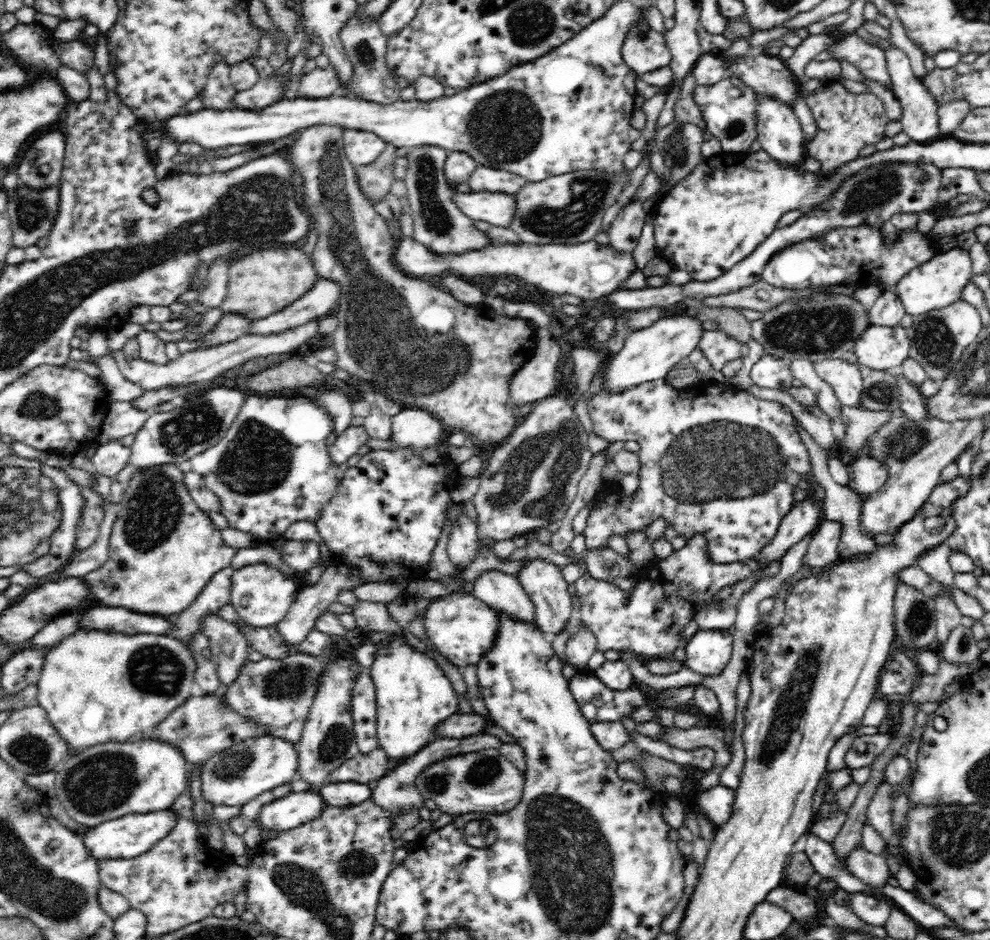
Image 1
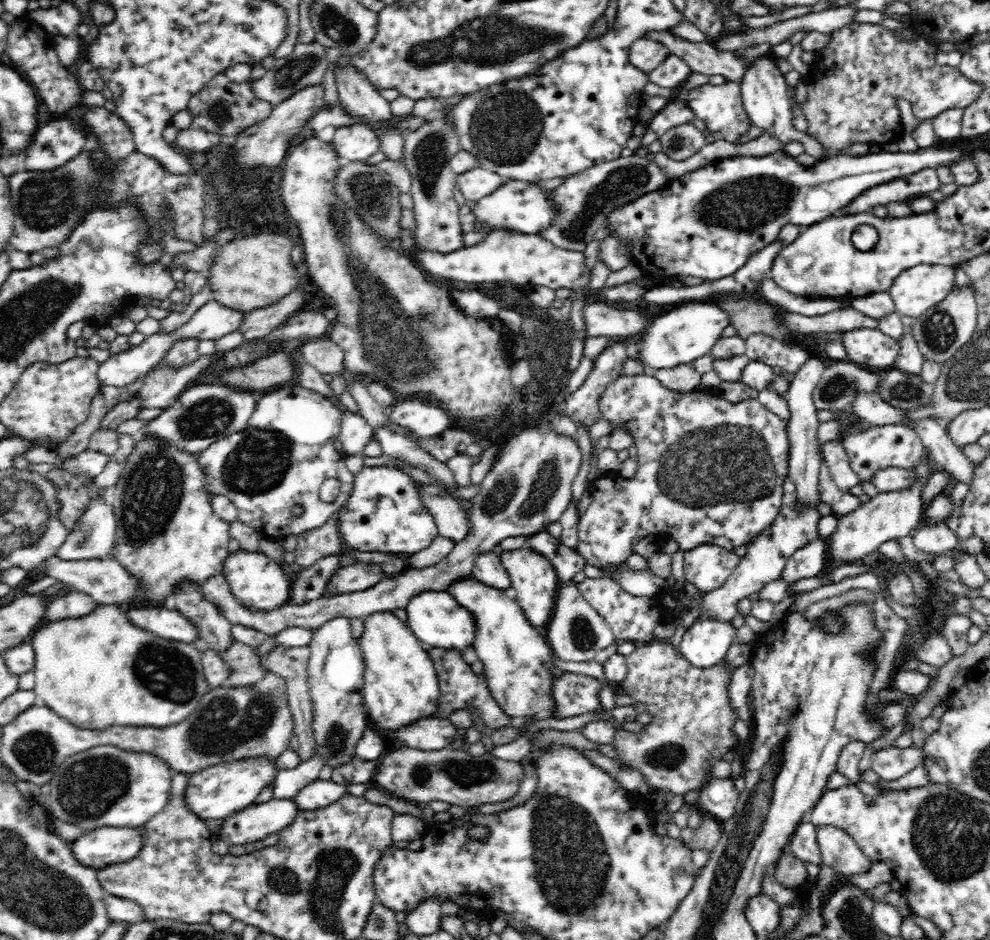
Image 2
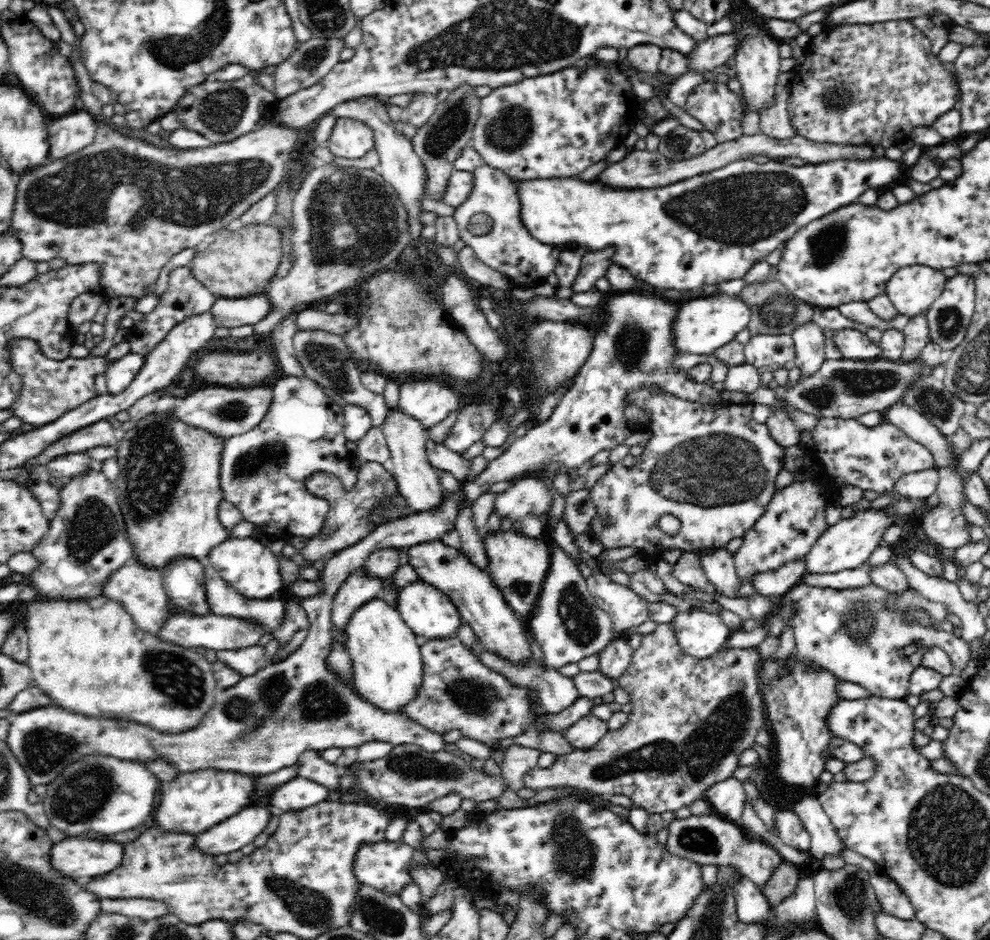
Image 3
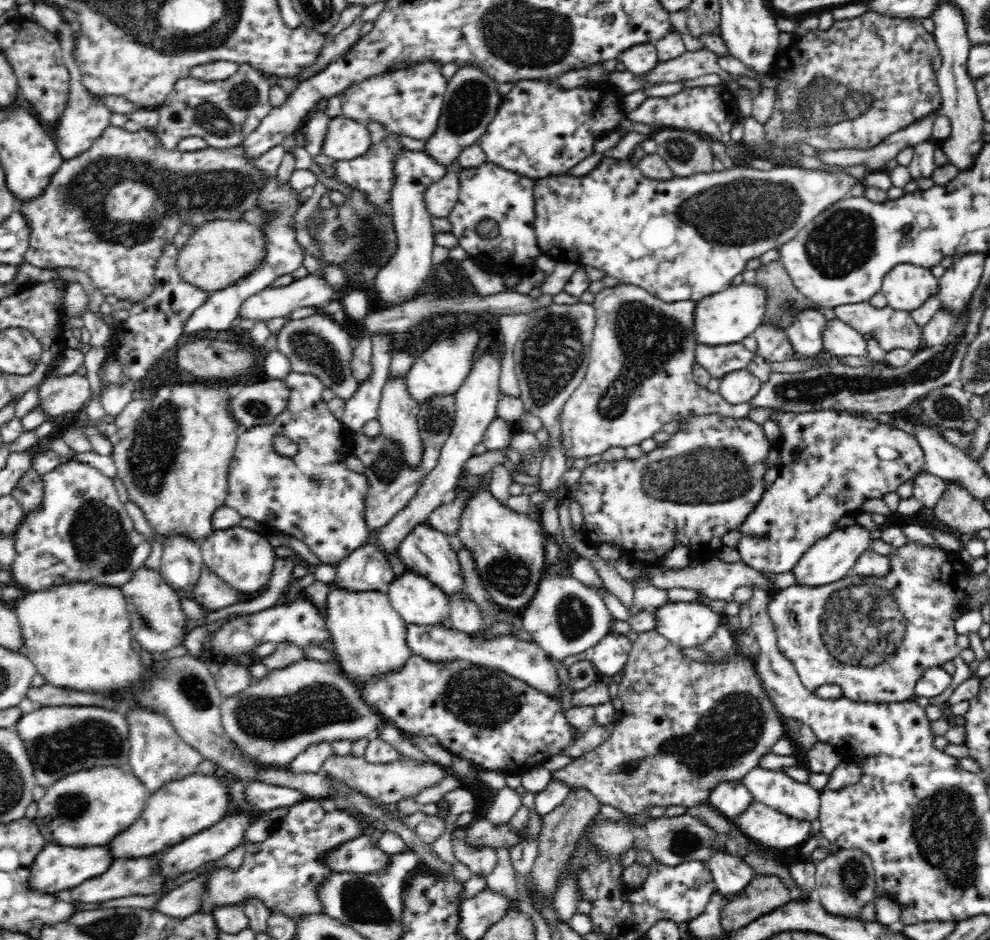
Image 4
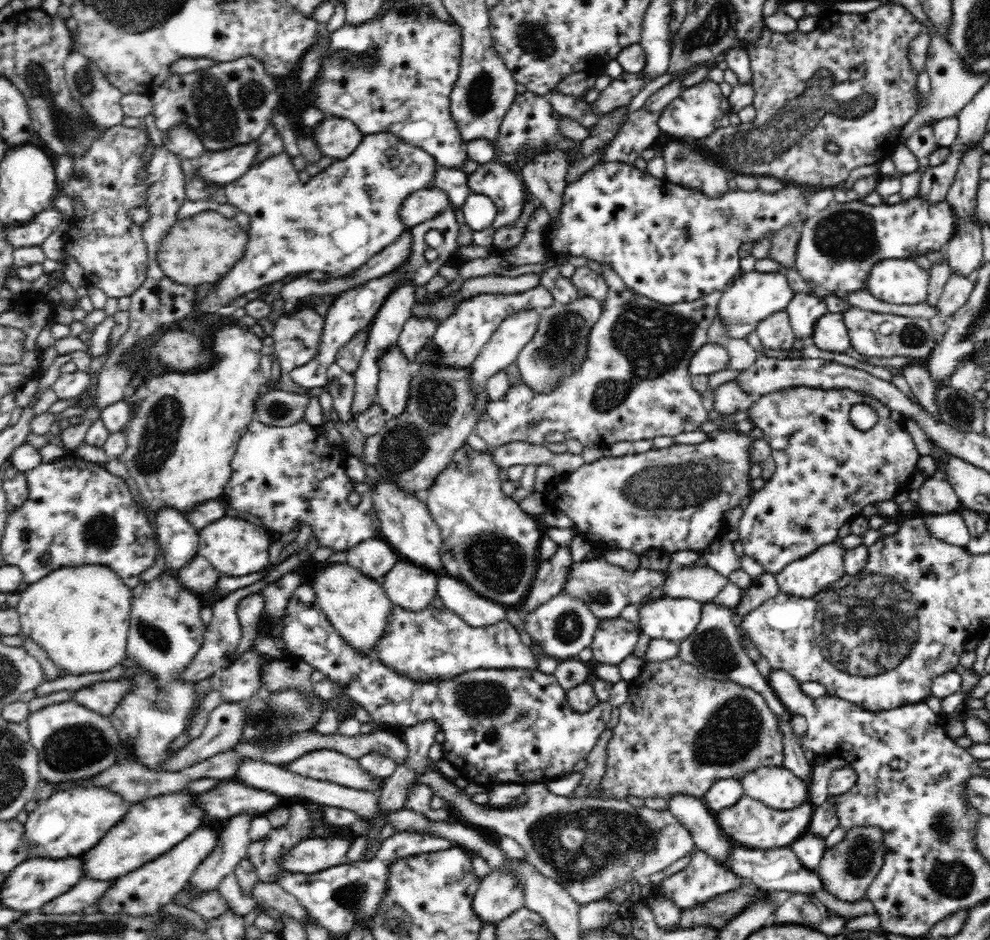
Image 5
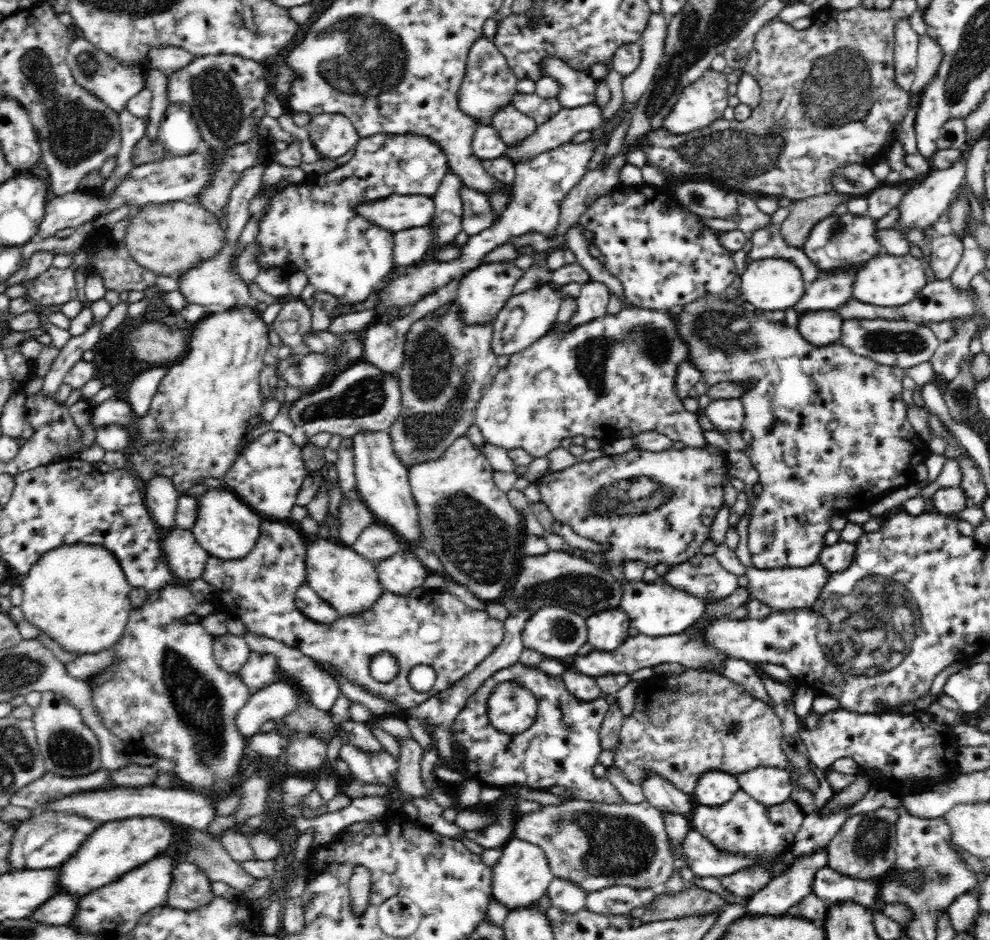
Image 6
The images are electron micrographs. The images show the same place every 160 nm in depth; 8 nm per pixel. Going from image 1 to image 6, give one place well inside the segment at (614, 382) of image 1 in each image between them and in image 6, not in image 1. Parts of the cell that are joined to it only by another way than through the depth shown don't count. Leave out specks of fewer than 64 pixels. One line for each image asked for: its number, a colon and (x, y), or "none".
2: (687, 332)
3: (703, 324)
4: (729, 316)
5: (752, 296)
6: (769, 284)

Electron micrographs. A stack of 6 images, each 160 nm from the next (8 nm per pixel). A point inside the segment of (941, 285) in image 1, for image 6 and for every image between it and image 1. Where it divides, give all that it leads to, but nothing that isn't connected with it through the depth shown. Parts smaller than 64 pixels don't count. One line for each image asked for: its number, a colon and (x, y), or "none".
2: (916, 290)
3: (913, 289)
4: (906, 287)
5: (900, 281)
6: (888, 280)

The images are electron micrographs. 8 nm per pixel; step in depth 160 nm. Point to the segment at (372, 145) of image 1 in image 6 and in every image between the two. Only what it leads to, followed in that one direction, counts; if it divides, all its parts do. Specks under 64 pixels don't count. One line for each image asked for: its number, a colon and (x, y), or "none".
2: (356, 142)
3: (350, 138)
4: (346, 139)
5: (336, 137)
6: (333, 135)

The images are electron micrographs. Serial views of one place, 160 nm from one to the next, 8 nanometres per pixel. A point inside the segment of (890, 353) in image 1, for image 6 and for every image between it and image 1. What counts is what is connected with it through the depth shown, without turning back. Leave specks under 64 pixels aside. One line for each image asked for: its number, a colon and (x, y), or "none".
2: (870, 348)
3: (854, 344)
4: (840, 340)
5: (829, 333)
6: (821, 328)

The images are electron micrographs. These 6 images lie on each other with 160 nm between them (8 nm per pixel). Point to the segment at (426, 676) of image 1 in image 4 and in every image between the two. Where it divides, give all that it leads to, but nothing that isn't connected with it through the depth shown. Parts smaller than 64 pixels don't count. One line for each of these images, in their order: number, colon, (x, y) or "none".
2: (400, 685)
3: (385, 658)
4: (369, 635)

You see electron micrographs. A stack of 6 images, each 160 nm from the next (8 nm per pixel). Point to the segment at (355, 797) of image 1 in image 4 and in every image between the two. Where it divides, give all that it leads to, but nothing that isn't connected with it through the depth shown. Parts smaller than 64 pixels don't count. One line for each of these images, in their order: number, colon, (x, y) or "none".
2: (319, 793)
3: (299, 793)
4: (265, 797)

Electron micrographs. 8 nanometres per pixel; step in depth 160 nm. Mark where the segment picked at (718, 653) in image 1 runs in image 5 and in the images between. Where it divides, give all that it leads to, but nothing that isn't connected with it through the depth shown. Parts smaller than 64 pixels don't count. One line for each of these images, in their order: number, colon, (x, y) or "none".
2: (706, 641)
3: (700, 634)
4: (685, 624)
5: (662, 617)

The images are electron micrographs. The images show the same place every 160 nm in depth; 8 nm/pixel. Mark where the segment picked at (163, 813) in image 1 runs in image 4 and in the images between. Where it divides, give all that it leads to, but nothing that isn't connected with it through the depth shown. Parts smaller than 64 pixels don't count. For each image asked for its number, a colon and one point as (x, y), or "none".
2: (106, 846)
3: (78, 858)
4: (55, 868)

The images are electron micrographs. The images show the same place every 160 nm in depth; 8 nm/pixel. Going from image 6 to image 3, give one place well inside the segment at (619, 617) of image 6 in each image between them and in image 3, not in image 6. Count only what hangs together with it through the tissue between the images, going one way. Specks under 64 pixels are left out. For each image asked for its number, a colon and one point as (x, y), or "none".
3: (614, 659)
4: (610, 655)
5: (615, 638)

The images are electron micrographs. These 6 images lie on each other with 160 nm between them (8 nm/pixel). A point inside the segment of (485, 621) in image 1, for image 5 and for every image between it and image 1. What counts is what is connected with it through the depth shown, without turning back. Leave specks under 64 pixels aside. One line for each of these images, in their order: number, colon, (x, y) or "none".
2: (435, 618)
3: (428, 611)
4: (417, 599)
5: (408, 586)

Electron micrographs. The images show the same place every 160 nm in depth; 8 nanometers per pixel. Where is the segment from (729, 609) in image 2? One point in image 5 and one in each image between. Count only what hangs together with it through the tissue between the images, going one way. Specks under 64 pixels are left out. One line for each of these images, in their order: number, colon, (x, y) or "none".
3: (849, 454)
4: (832, 462)
5: (827, 471)

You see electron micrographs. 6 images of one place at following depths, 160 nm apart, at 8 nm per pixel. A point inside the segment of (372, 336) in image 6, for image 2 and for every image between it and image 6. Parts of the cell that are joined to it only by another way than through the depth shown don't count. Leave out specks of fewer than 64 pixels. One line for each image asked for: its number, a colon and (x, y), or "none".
2: (451, 521)
3: (418, 481)
4: (397, 413)
5: (394, 370)

